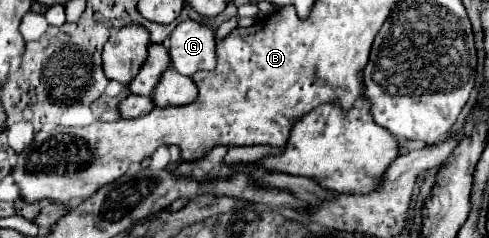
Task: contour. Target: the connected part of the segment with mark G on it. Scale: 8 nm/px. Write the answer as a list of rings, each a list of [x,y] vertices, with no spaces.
[[[192,19],[178,23],[170,33],[170,69],[188,77],[202,69],[210,71],[216,65],[214,47],[214,29]]]

